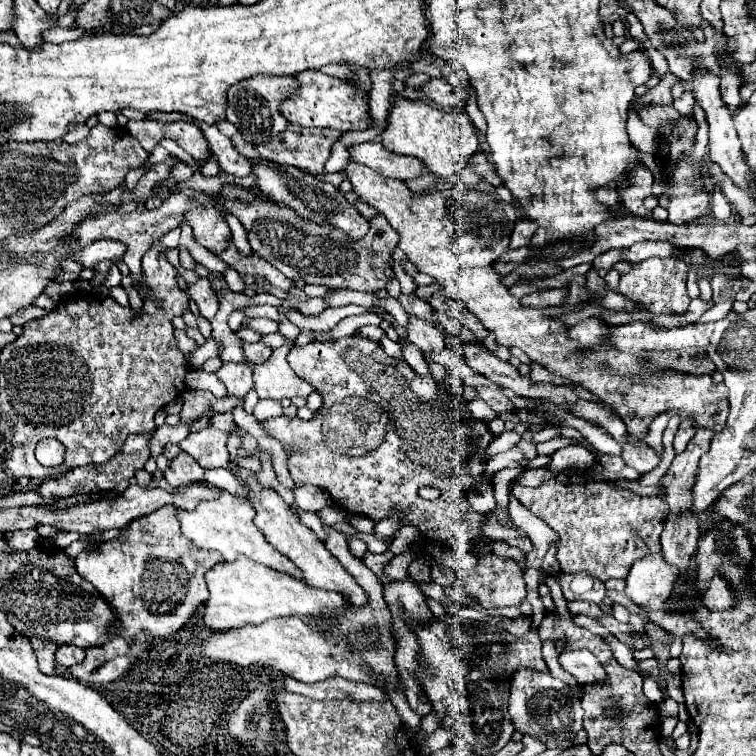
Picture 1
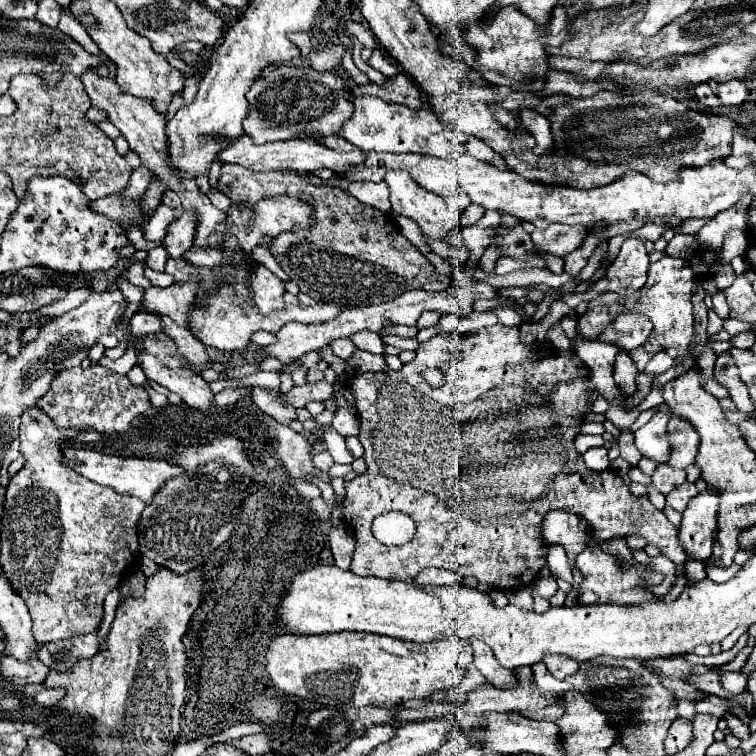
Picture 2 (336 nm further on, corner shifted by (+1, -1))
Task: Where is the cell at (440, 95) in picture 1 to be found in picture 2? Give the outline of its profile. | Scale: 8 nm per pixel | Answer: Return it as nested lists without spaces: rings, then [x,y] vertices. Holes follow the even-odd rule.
[[[403,72],[387,78],[383,84],[365,84],[365,86],[353,86],[351,90],[353,96],[379,96],[385,102],[395,102],[403,104],[407,108],[421,108],[421,92],[413,84],[411,78],[407,78]]]

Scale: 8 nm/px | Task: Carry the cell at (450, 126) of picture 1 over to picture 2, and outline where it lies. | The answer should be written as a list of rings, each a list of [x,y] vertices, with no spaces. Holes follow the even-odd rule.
[[[393,170],[389,174],[385,174],[385,182],[391,190],[391,206],[393,206],[393,214],[401,214],[407,216],[411,220],[415,220],[423,232],[423,236],[433,238],[433,240],[447,240],[447,236],[453,230],[461,228],[461,216],[467,210],[471,201],[466,195],[462,198],[437,196],[437,194],[429,194],[427,190],[421,190],[411,178],[409,174],[401,174],[399,170]]]

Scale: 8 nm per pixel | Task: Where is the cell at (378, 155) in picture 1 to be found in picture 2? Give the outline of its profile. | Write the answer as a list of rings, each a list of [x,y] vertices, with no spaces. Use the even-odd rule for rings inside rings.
[[[243,134],[241,138],[227,142],[225,148],[219,150],[217,160],[223,164],[239,164],[251,172],[279,172],[279,170],[297,170],[297,172],[311,172],[317,168],[331,168],[333,172],[341,172],[349,166],[361,164],[365,158],[365,152],[353,150],[353,152],[337,152],[323,148],[321,144],[313,140],[285,140],[285,142],[271,142],[271,144],[253,144],[253,140]]]

